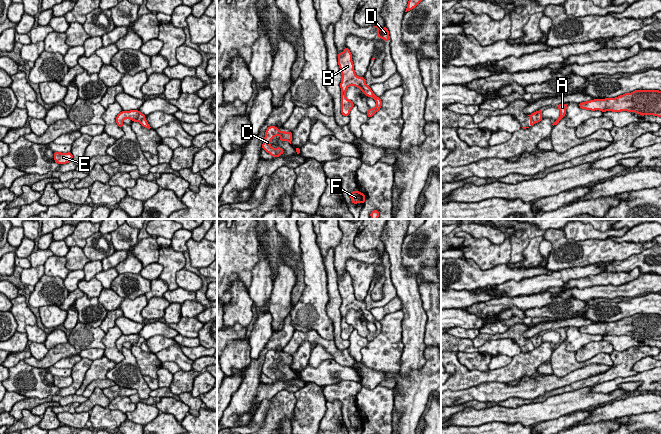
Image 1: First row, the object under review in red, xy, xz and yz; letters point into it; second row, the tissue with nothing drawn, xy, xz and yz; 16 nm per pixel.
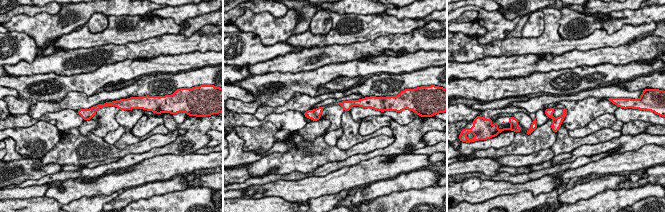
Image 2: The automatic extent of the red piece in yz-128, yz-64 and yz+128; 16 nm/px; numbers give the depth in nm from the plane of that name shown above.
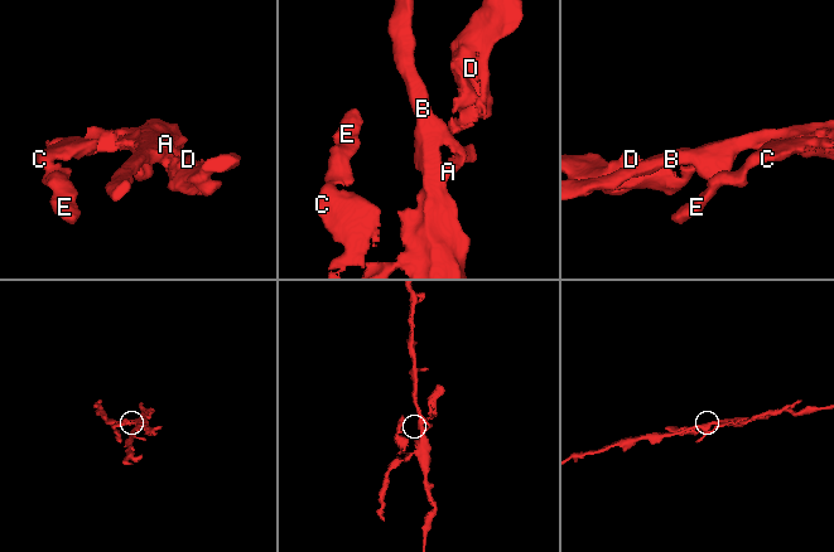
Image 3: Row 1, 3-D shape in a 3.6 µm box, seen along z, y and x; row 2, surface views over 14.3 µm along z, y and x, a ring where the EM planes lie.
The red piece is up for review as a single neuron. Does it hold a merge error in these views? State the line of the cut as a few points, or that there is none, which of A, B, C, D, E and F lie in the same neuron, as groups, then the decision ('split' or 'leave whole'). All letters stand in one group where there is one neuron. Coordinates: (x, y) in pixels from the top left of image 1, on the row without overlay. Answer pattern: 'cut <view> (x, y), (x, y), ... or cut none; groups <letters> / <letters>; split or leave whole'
cut xy (143, 341), (140, 346); groups A B C E F / D; split

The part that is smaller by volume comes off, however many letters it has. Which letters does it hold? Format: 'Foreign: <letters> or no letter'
Foreign: D

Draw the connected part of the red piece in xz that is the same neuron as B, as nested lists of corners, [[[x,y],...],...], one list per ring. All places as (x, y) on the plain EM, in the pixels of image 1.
[[[346,271],[342,277],[338,277],[338,289],[342,299],[340,307],[341,338],[344,340],[349,340],[351,333],[354,331],[354,327],[346,322],[346,315],[349,310],[356,310],[367,321],[372,321],[376,325],[376,331],[370,332],[366,337],[369,342],[372,341],[380,334],[382,325],[373,317],[370,310],[366,308],[364,301],[358,301],[356,299],[352,285],[352,278],[348,271]]]

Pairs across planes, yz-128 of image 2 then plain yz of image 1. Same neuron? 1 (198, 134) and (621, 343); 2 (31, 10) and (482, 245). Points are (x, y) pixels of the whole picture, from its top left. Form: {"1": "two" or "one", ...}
{"1": "two", "2": "two"}

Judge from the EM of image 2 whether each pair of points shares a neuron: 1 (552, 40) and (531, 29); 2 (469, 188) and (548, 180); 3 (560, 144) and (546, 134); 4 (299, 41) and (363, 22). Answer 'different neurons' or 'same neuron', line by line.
1: different neurons
2: same neuron
3: different neurons
4: same neuron

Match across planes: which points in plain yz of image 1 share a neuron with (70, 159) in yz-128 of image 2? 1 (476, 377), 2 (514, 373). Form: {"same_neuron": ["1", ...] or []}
{"same_neuron": []}

